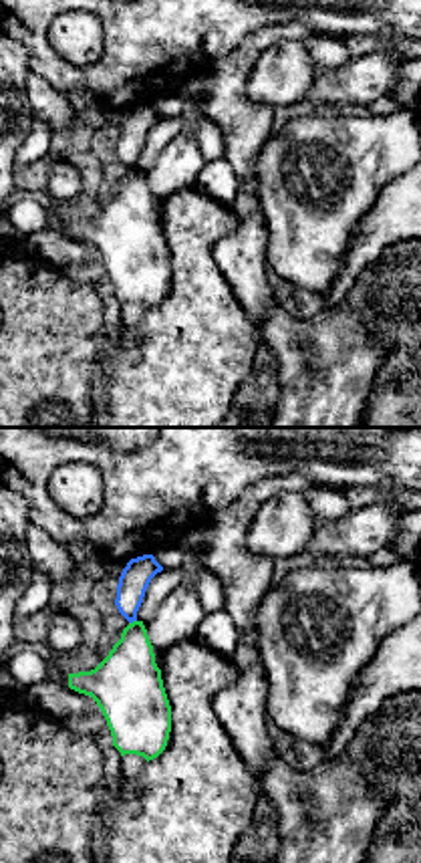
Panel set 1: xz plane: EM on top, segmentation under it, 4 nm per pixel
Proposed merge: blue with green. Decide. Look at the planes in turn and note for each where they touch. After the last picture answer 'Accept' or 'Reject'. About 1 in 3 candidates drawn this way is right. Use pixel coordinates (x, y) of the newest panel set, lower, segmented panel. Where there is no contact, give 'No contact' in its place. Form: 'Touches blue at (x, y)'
Touches blue at (131, 622)

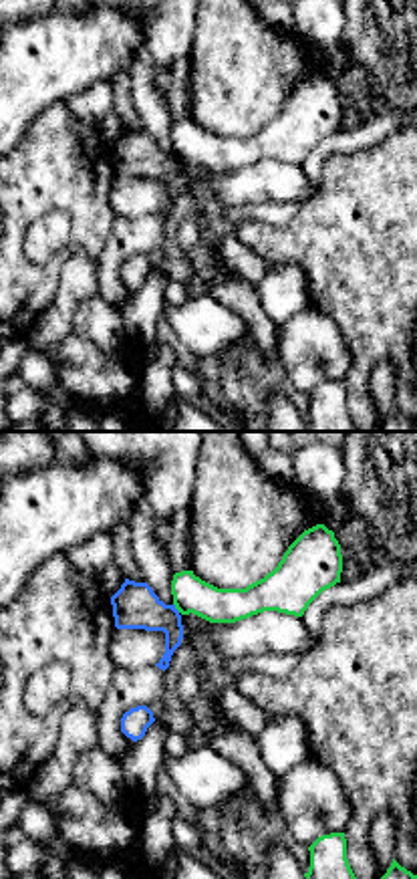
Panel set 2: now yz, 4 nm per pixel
Touches blue at (174, 607)

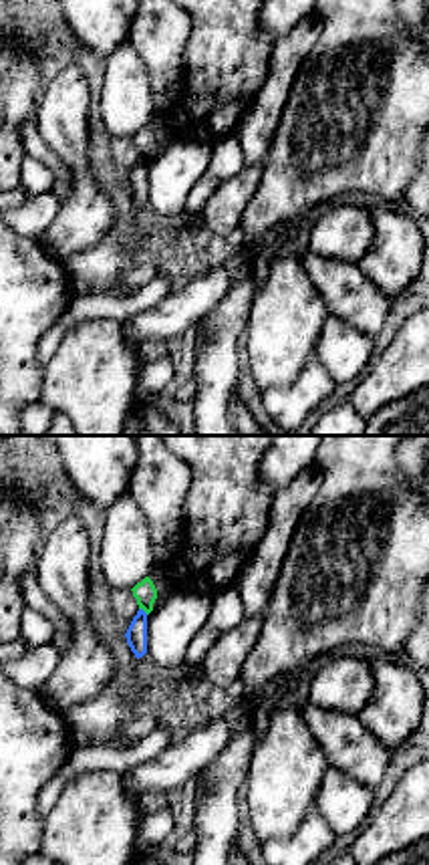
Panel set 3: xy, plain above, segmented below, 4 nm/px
Touches blue at (141, 609)

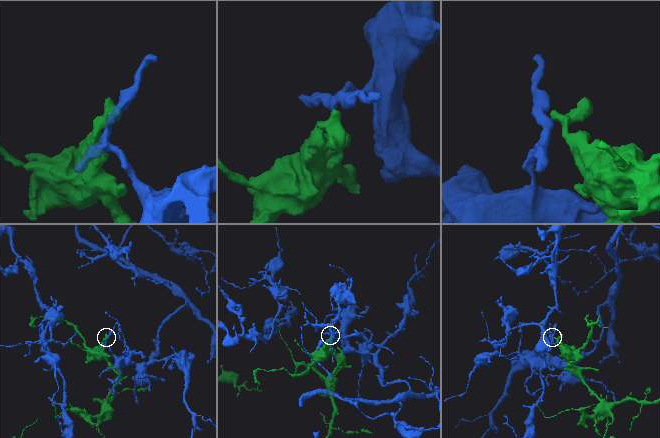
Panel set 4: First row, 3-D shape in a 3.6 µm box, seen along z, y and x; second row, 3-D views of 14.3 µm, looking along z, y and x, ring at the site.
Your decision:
Reject

